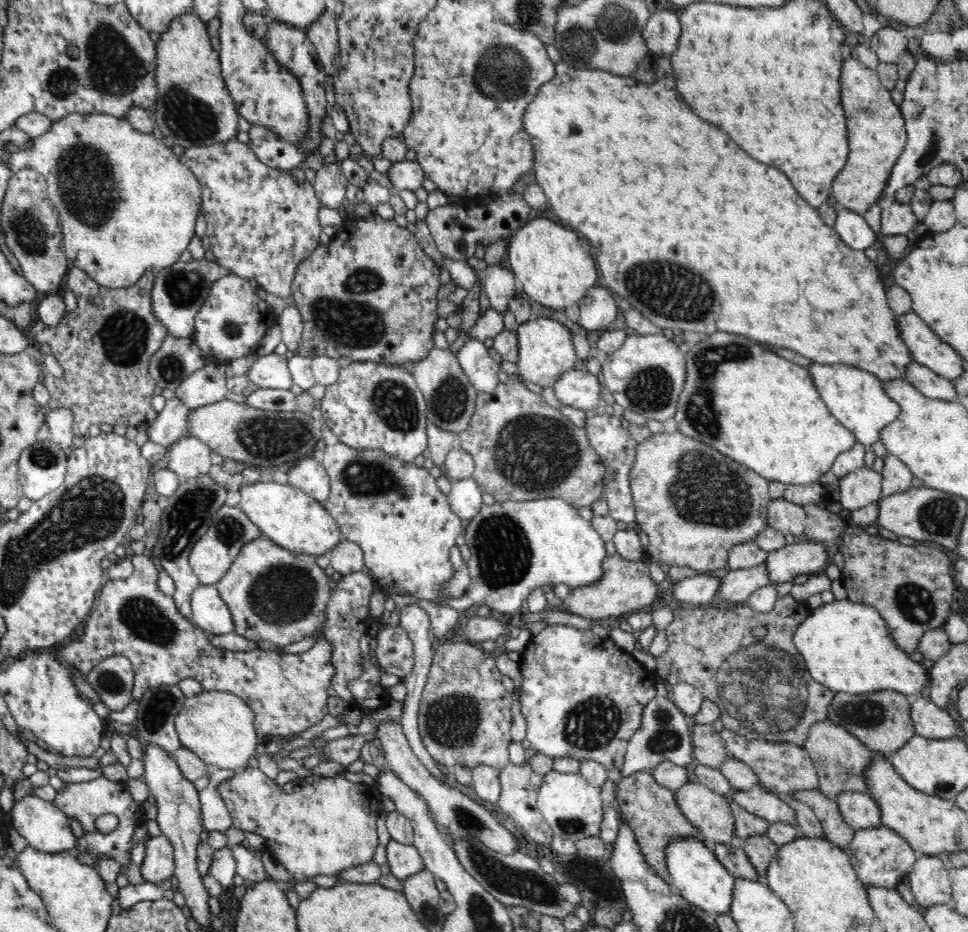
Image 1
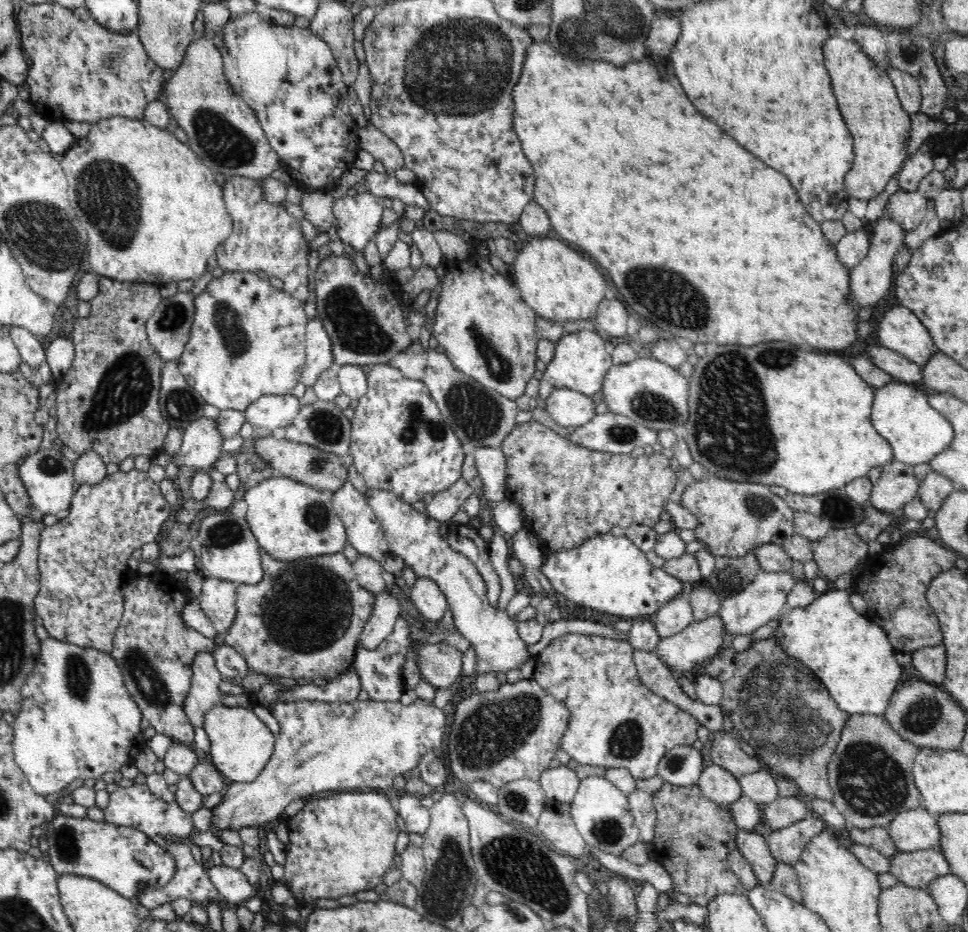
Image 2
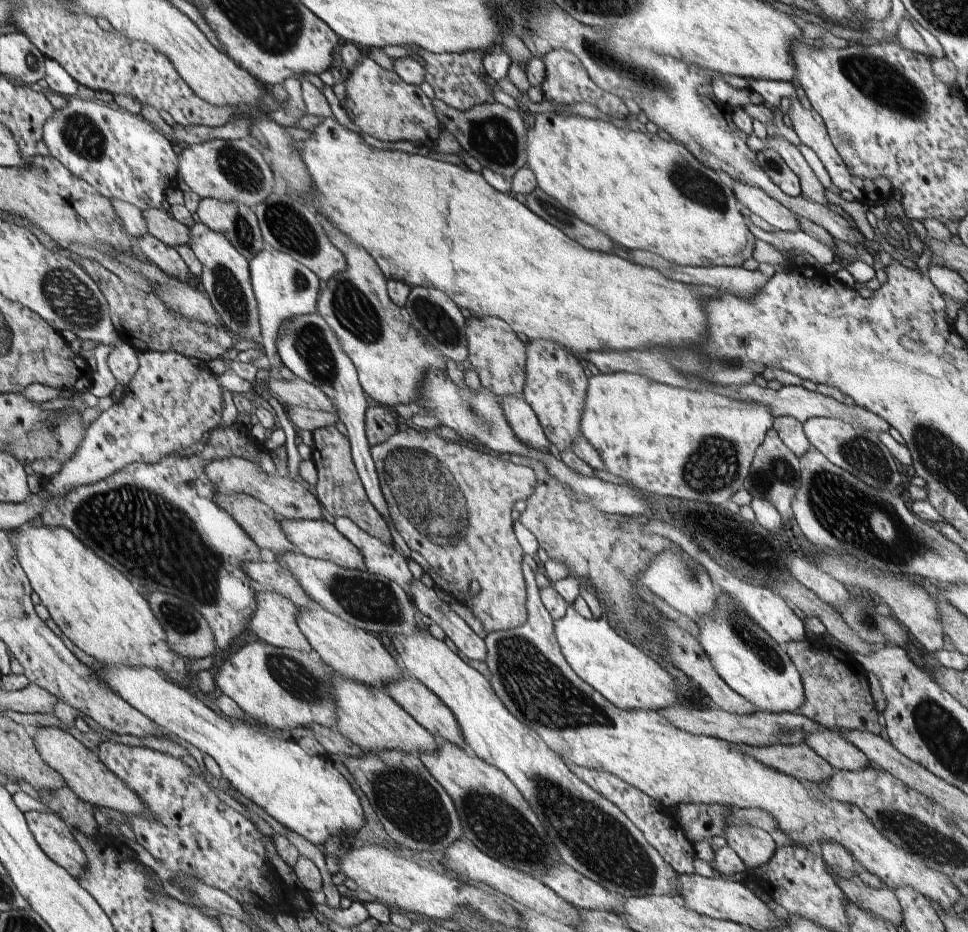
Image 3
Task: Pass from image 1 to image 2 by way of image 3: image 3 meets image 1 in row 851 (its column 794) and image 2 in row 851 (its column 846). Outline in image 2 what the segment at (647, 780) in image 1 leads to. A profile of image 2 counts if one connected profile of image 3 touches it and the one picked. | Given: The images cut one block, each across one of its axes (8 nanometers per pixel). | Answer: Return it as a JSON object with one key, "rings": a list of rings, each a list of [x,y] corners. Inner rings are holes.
{"rings":[[[664,782],[662,790],[652,796],[658,822],[654,826],[654,856],[672,876],[672,888],[686,894],[694,904],[708,906],[718,894],[746,894],[738,876],[730,870],[728,856],[736,850],[738,824],[728,808],[706,798],[696,786],[674,786]]]}

